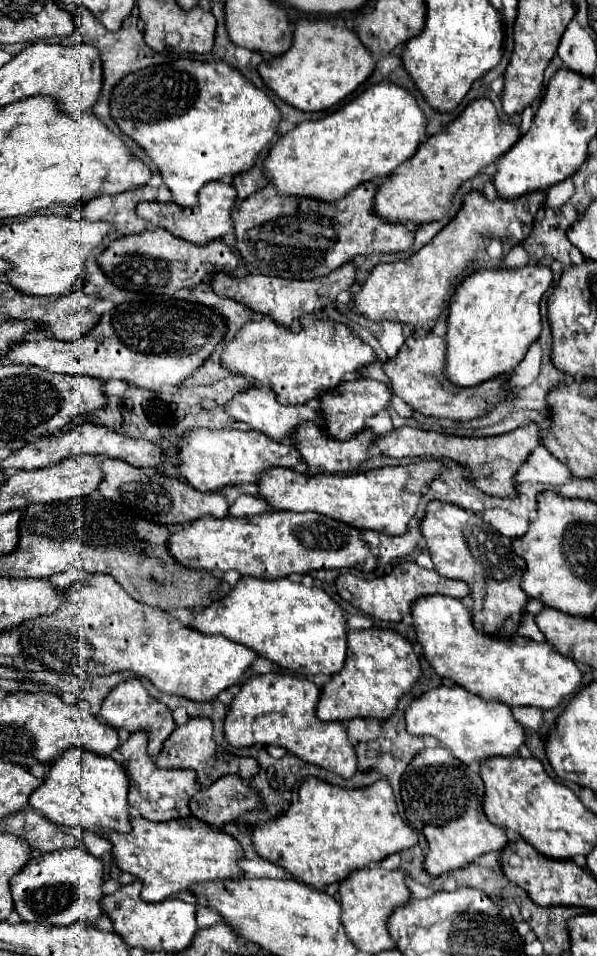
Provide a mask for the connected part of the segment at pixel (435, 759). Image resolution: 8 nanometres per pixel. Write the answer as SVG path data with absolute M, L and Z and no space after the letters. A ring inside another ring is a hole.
M446 747L422 749L414 755L402 775L400 795L406 821L420 829L428 841L424 869L434 877L460 869L478 855L502 851L508 843L504 829L492 825L482 811L484 783L478 765L462 765Z

